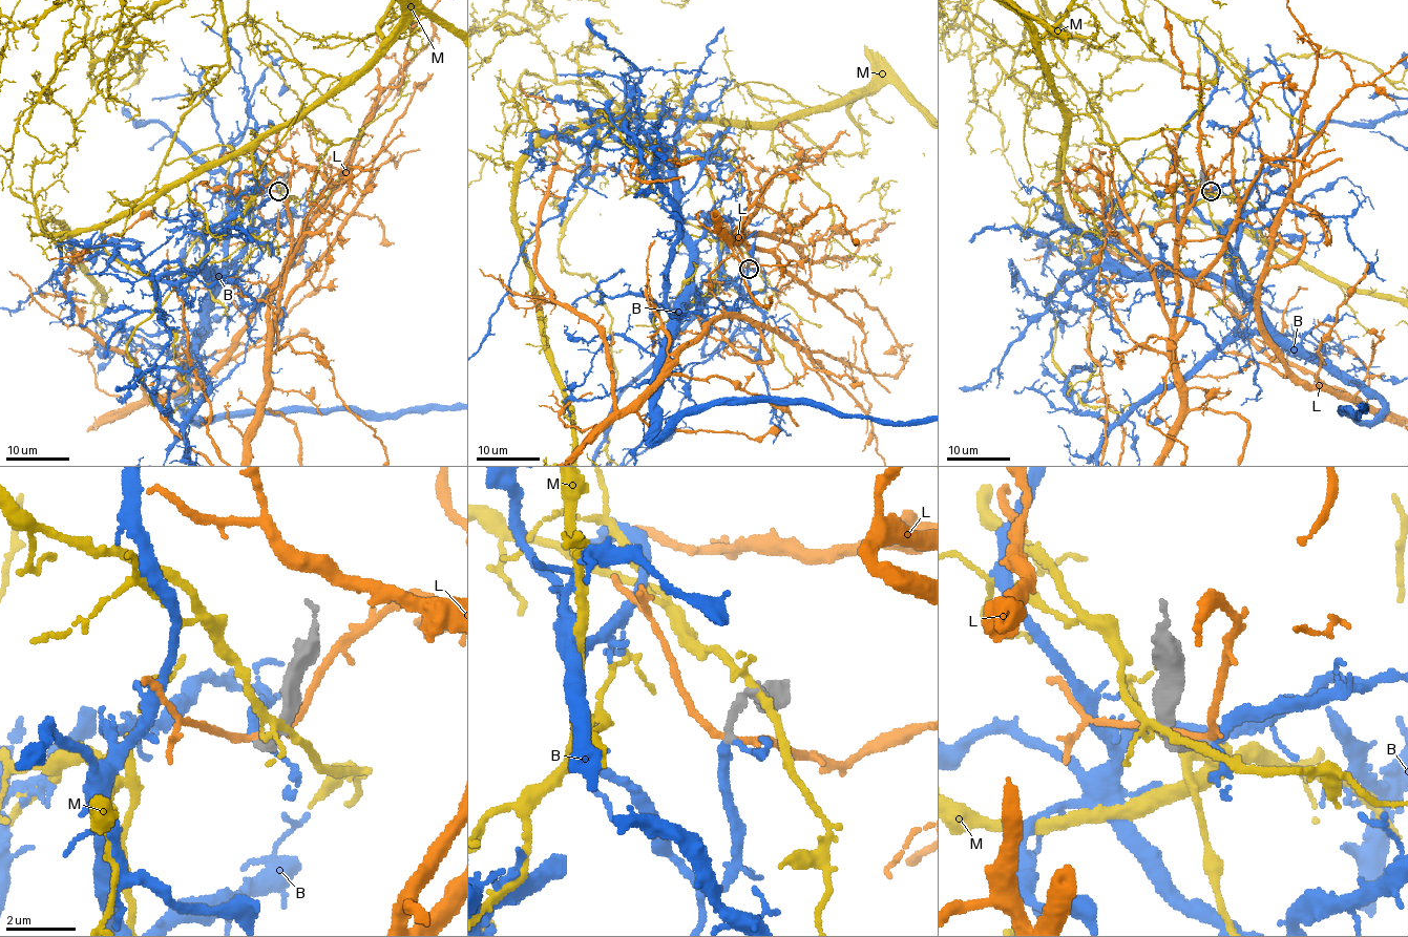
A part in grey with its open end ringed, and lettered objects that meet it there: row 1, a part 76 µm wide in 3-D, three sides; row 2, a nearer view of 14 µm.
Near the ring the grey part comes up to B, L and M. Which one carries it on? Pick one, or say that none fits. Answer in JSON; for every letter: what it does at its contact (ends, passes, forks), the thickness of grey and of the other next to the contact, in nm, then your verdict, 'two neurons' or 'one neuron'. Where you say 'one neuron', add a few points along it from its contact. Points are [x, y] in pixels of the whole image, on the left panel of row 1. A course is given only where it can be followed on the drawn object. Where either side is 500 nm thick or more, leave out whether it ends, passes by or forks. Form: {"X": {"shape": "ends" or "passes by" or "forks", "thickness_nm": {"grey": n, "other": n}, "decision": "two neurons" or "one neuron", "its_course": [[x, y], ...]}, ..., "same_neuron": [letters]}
{"B": {"shape": "passes by", "thickness_nm": {"grey": 200, "other": 220}, "decision": "one neuron"}, "L": {"shape": "passes by", "thickness_nm": {"grey": 200, "other": 200}, "decision": "two neurons"}, "M": {"shape": "forks", "thickness_nm": {"grey": 340, "other": 190}, "decision": "two neurons"}, "same_neuron": ["B"]}

